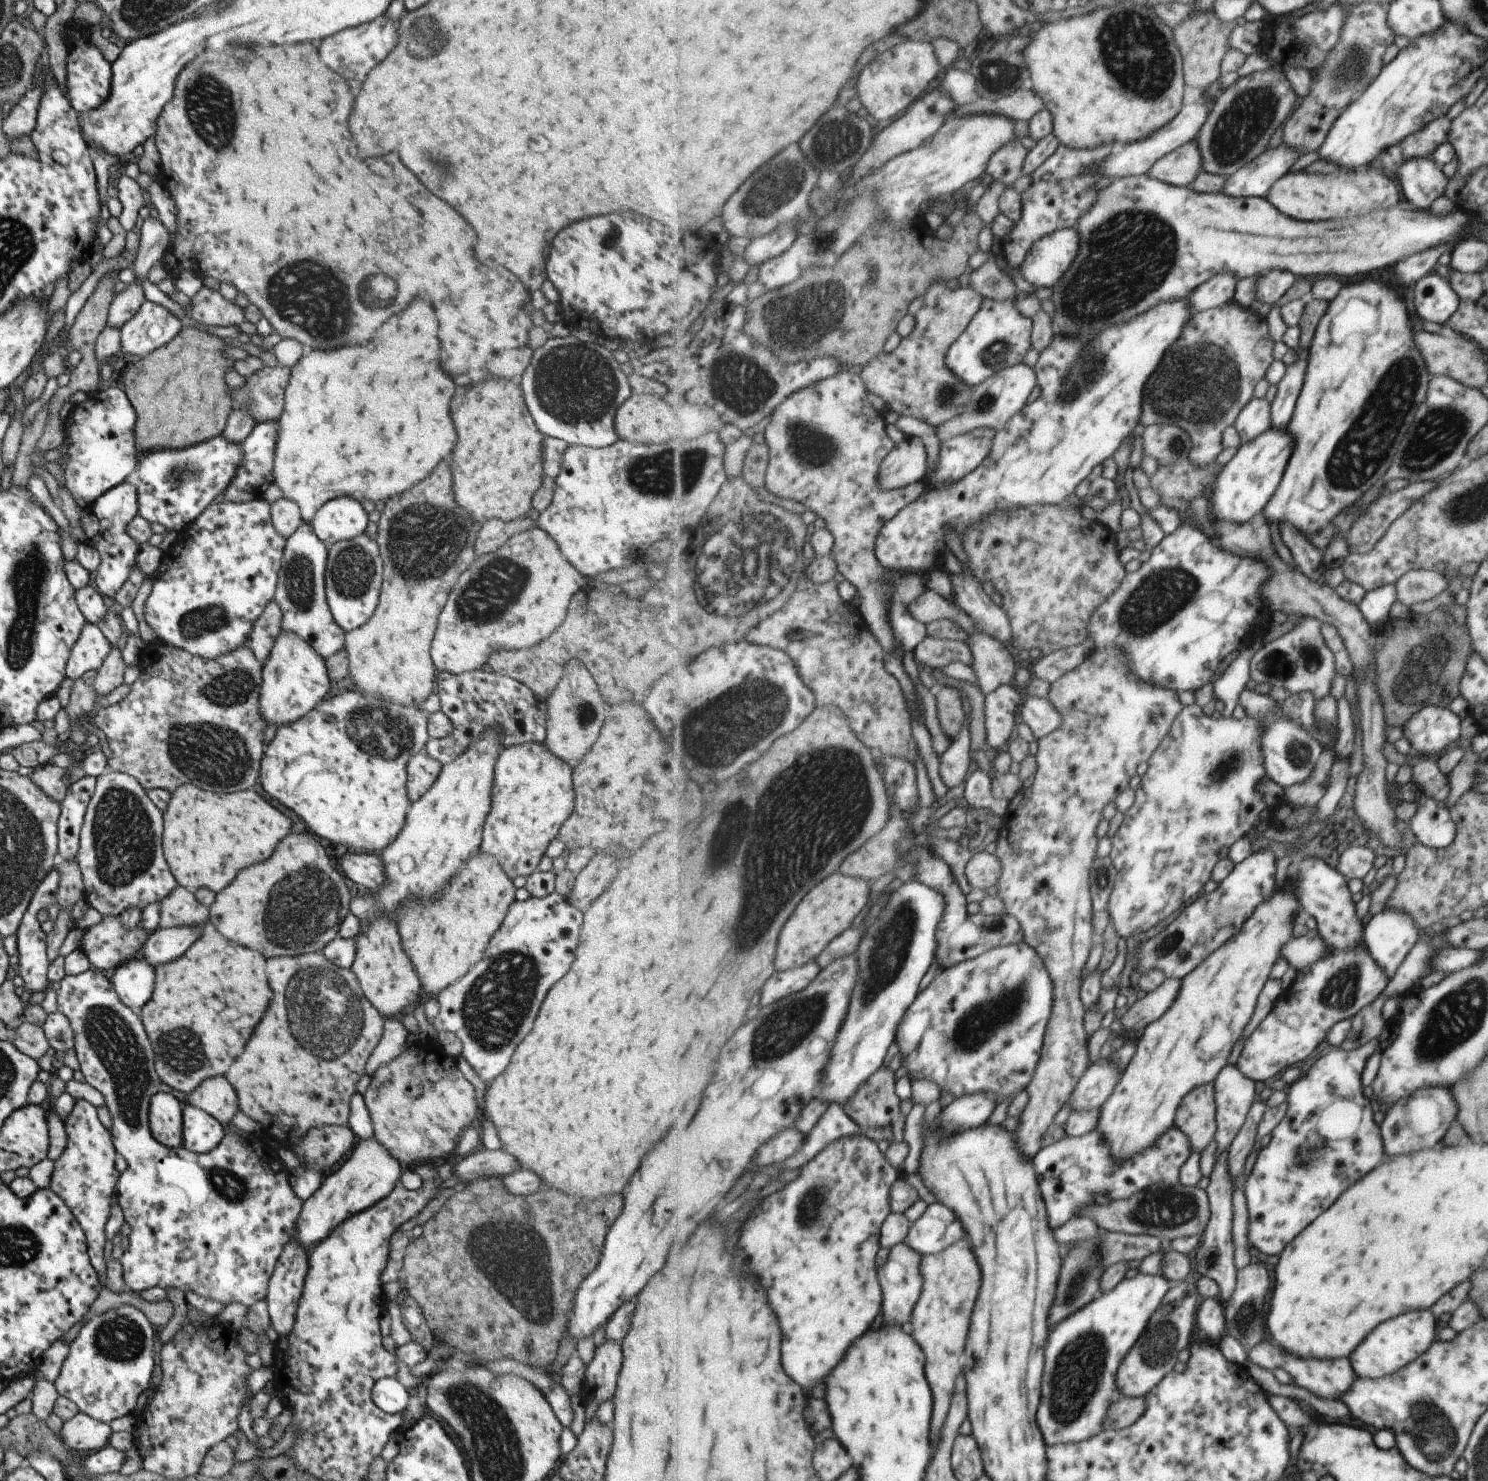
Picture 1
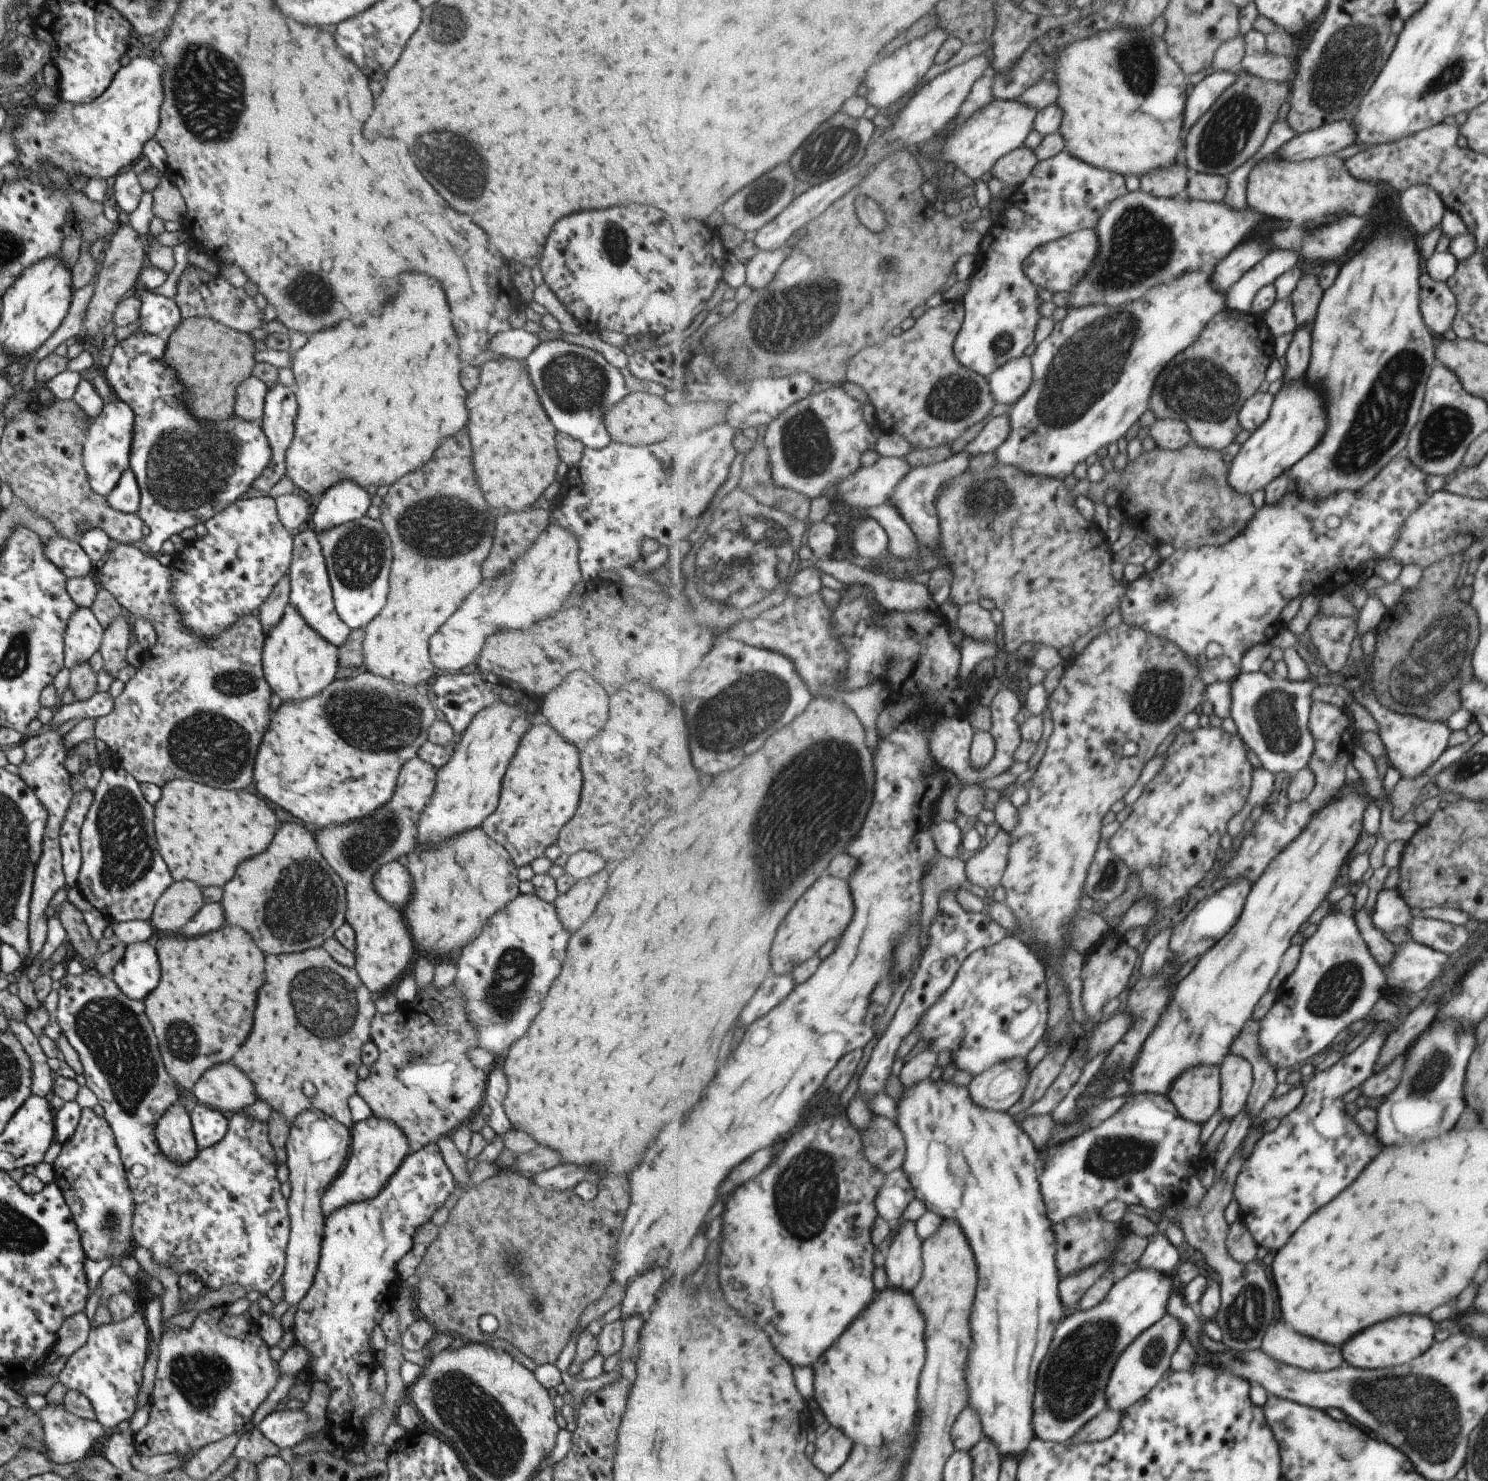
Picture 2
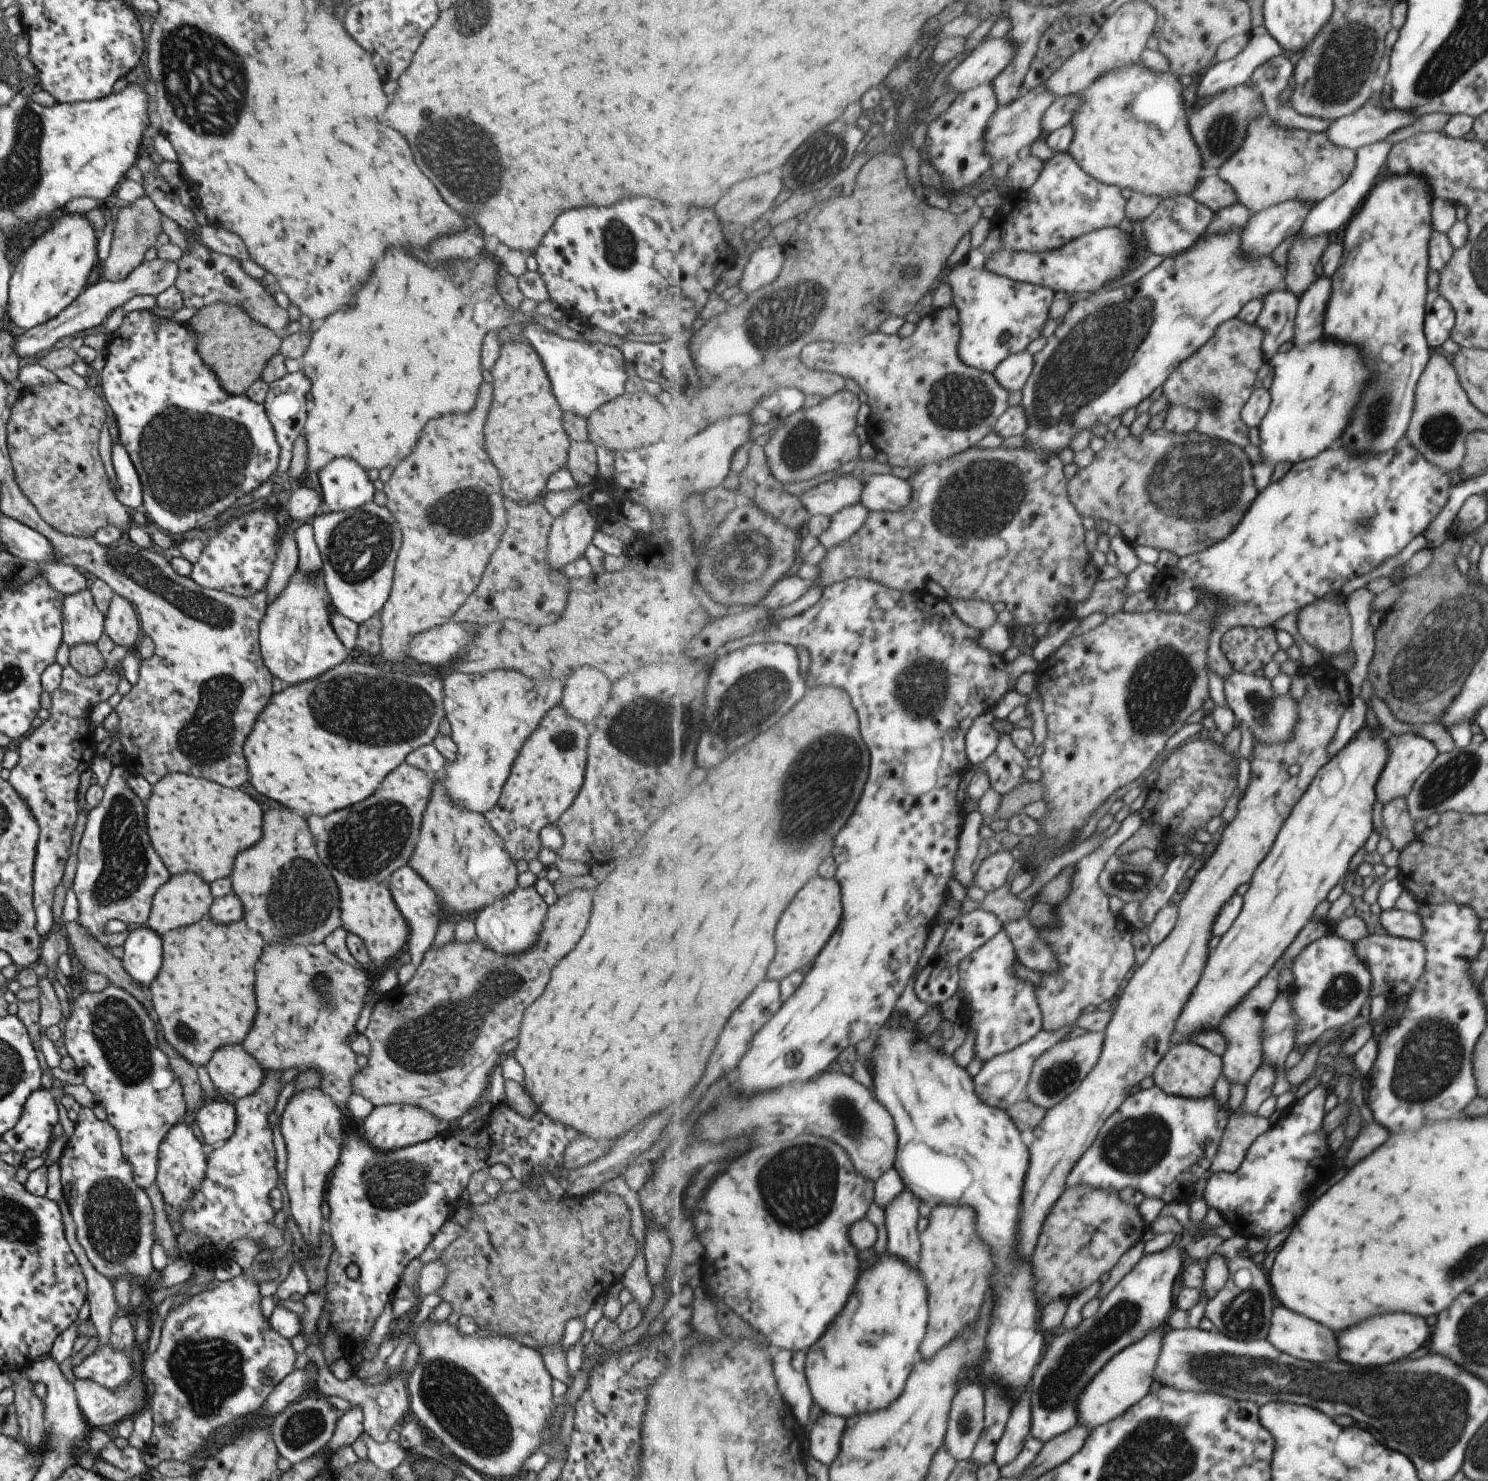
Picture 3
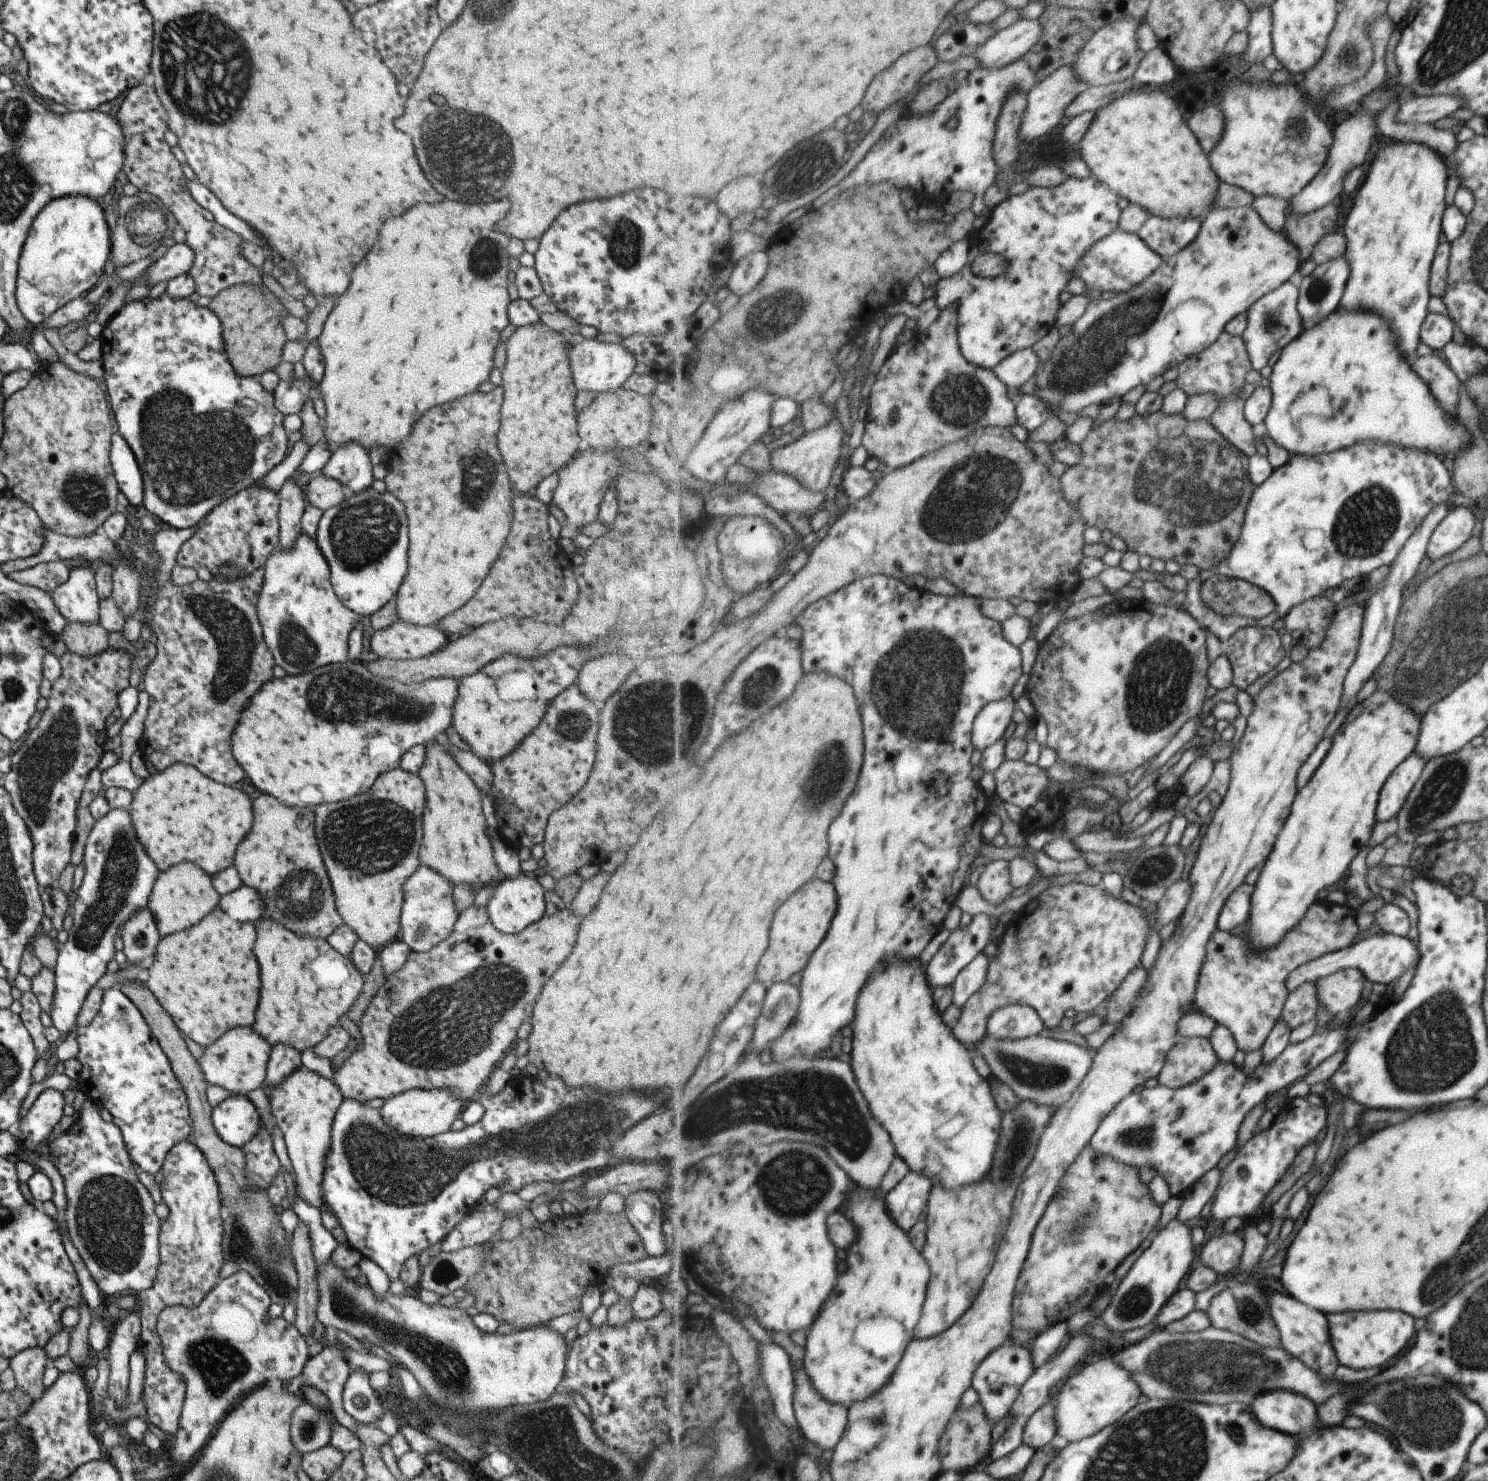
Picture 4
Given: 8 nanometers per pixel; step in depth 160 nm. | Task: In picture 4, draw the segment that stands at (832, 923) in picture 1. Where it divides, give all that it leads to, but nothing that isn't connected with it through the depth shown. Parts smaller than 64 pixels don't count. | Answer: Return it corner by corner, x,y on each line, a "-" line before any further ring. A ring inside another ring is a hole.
813,880
809,886
801,888
781,910
777,912
777,918
773,920
773,942
769,950
765,952
765,958
761,958
761,966
757,968
757,980
765,984
773,984
789,981
797,972
804,972
809,965
813,952
824,942
825,934
831,928
831,920
837,914
837,892
833,884

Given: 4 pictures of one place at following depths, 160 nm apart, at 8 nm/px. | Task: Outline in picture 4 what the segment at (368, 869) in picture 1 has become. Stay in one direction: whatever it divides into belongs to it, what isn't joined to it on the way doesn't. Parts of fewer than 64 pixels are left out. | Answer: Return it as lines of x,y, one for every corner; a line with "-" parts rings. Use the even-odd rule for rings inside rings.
417,866
417,870
403,882
402,900
398,939
409,951
426,952
449,936
459,912
453,906
452,884
443,876
439,876
427,866

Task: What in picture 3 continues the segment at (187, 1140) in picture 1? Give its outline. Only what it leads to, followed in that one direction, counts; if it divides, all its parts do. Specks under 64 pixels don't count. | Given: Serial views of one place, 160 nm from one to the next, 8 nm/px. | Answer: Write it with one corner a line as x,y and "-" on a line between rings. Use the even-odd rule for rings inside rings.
212,1100
199,1108
194,1120
195,1126
201,1132
202,1142
212,1147
218,1146
233,1134
234,1106
224,1100

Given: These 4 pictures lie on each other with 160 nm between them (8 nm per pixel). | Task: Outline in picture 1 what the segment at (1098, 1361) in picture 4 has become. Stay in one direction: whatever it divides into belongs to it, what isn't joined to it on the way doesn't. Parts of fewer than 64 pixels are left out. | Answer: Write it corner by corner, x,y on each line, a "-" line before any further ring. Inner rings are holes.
1189,1278
1183,1284
1174,1284
1165,1297
1164,1304
1149,1321
1148,1328
1141,1334
1137,1344
1129,1351
1121,1363
1117,1375
1117,1384
1125,1397
1139,1398
1151,1393
1169,1373
1173,1372
1175,1364
1179,1362
1179,1354
1183,1348
1190,1348
1196,1325
1197,1282

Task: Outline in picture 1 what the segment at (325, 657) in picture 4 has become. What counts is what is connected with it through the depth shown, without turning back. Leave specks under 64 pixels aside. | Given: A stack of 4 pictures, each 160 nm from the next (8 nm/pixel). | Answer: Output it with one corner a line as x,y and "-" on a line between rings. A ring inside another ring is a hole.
280,629
277,638
262,662
262,679
258,711
266,724
278,726
296,721
313,708
329,690
329,677
324,658
300,636

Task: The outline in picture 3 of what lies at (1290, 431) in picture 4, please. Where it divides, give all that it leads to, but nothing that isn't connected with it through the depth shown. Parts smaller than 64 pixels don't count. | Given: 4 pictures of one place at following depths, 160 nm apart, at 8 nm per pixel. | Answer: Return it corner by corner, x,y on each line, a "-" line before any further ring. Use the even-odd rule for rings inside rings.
1317,340
1315,344
1309,344
1305,348
1294,347
1288,352
1277,352
1271,361
1270,366
1274,369
1274,377
1270,387
1272,404
1267,416
1259,426
1261,436
1261,460
1265,464
1273,464
1273,468
1281,462
1298,464
1308,459
1316,458
1325,453
1331,444
1341,436
1343,428
1347,426
1349,412
1357,404
1361,390
1365,388
1369,374
1367,366
1363,362
1361,352
1355,346
1335,342
1335,340

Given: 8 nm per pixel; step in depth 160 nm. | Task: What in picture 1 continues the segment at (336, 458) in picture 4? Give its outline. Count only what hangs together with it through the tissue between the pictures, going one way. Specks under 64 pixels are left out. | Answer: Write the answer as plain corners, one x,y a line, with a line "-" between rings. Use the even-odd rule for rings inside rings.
347,496
324,502
309,521
315,536
327,547
363,533
366,524
367,513
361,504

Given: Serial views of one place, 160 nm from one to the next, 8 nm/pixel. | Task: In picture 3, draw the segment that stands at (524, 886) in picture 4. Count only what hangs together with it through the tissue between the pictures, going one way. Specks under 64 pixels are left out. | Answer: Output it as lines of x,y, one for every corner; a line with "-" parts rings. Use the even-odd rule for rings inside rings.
517,885
509,894
497,898
493,904
475,914
475,938
481,942
483,948
495,952
497,956
523,954
527,948
533,948
537,938
541,936
541,926
545,922
547,910
547,904
532,885
525,888

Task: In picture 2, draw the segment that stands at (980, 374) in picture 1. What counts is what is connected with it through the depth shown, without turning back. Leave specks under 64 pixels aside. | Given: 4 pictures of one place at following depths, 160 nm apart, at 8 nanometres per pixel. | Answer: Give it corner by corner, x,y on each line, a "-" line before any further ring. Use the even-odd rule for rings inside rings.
1067,150
1037,164
1030,177
1007,197
1004,213
984,234
979,252
975,255
974,272
967,280
969,288
960,301
966,312
964,325
955,342
956,357
961,364
984,377
991,377
1010,360
1023,356
1027,346
1035,340
1035,330
1042,317
1039,308
1043,304
1037,294
1038,289
1024,273
1026,258
1048,242
1068,237
1083,229
1095,229
1109,205
1127,193
1123,175
1082,161

